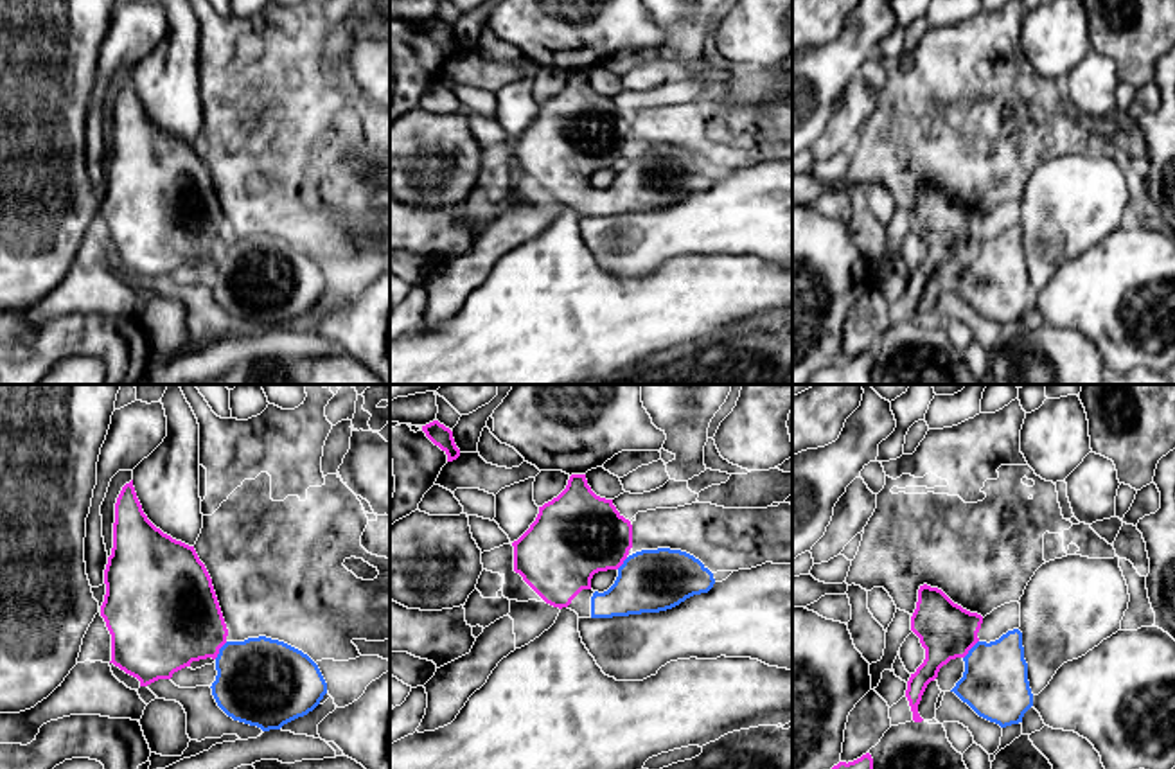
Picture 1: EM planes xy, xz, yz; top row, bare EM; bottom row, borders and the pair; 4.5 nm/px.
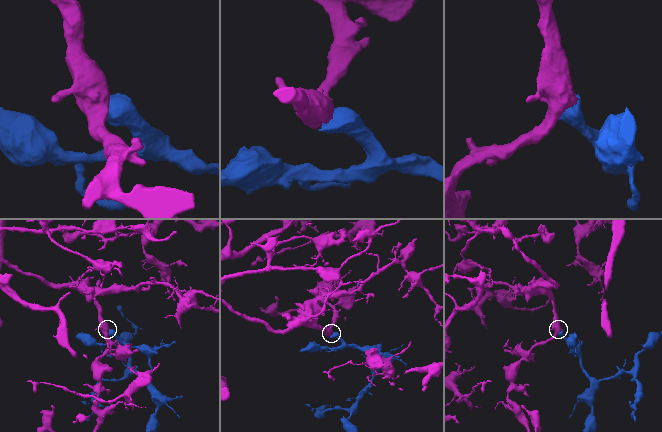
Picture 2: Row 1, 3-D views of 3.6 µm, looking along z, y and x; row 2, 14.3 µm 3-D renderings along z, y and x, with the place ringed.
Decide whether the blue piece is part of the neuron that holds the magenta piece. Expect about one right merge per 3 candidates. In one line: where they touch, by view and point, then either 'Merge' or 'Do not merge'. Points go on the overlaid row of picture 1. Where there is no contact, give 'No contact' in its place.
Touches magenta at xy (218, 651). Merge

